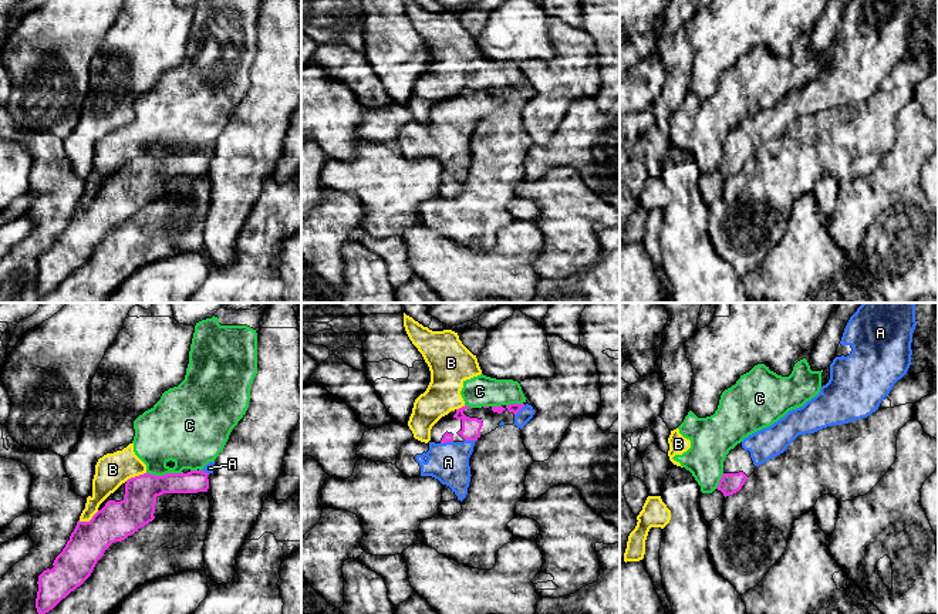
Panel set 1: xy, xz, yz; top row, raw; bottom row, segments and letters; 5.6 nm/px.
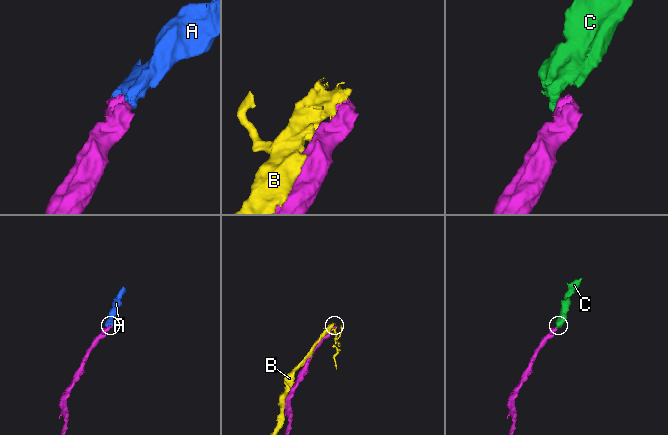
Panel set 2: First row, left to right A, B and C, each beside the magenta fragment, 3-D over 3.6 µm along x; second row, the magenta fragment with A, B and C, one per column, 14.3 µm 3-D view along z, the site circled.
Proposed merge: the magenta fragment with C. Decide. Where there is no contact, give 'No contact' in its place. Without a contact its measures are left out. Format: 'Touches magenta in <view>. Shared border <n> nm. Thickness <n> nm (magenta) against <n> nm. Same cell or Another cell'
Touches magenta in xy. Shared border 200 nm. Thickness 200 nm (magenta) against 340 nm. Another cell

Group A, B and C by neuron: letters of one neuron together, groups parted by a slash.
A / B C

